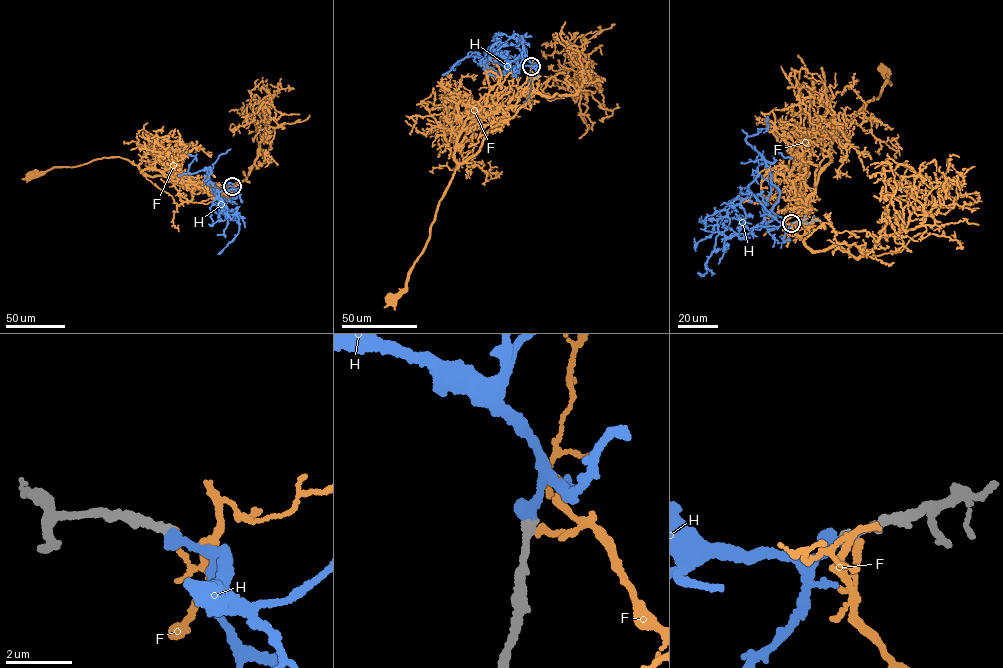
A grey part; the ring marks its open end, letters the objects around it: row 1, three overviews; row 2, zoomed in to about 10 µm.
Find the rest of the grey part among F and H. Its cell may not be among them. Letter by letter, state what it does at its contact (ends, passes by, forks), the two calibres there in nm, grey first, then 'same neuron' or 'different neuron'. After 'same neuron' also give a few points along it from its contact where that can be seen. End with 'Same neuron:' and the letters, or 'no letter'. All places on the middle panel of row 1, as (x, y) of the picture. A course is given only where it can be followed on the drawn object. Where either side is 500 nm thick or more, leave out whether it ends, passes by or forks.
F: it ends | 320/220 nm | different neuron
H: it ends | 280/400 nm | same neuron | via (531, 66), (525, 59), (489, 50), (517, 46), (515, 34), (523, 39), (520, 65), (517, 61)
Same neuron: H

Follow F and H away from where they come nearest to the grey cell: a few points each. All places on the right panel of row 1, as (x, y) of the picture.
F: (792, 223), (795, 234), (806, 237), (806, 203), (831, 158), (832, 140), (889, 81), (884, 68)
H: (791, 223), (742, 188), (727, 211), (736, 234), (718, 234), (707, 272), (697, 273)

